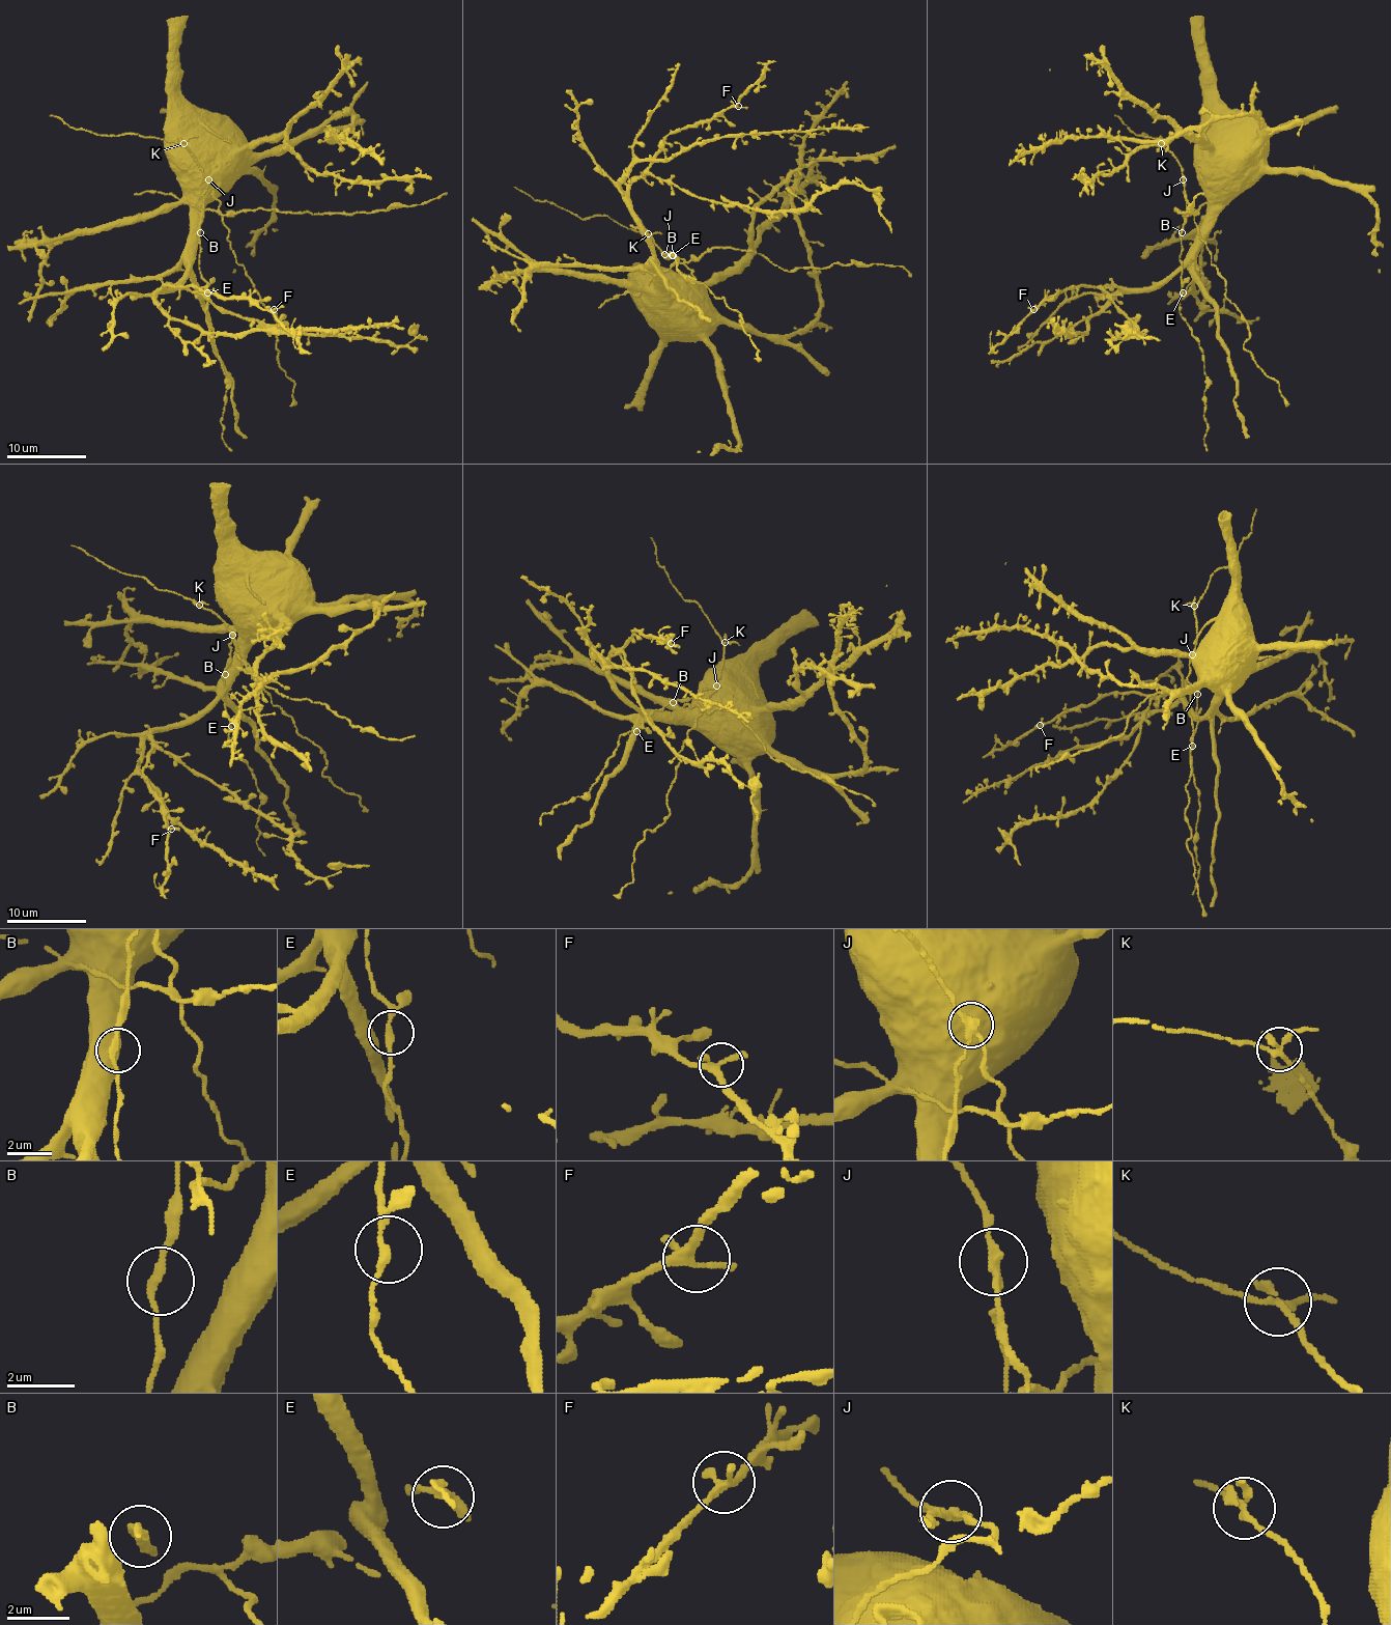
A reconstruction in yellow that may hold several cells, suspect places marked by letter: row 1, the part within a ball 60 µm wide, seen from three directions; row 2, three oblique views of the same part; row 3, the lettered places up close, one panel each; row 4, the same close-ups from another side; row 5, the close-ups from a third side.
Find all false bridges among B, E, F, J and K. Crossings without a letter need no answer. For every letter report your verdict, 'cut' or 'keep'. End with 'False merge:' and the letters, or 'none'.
B: keep
E: keep
F: keep
J: cut
K: cut
False merge: J, K

